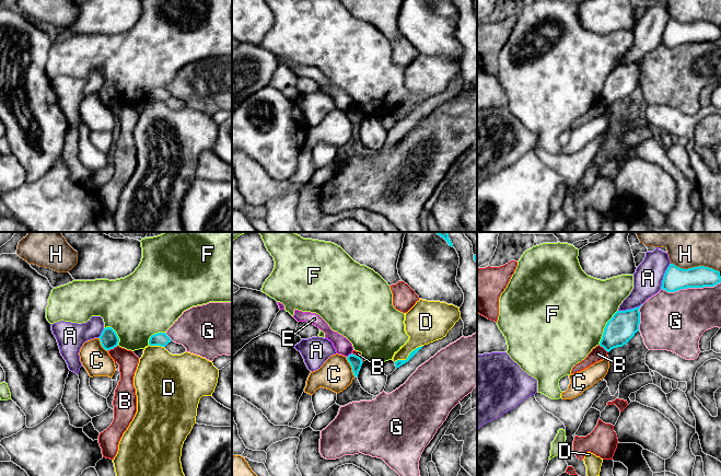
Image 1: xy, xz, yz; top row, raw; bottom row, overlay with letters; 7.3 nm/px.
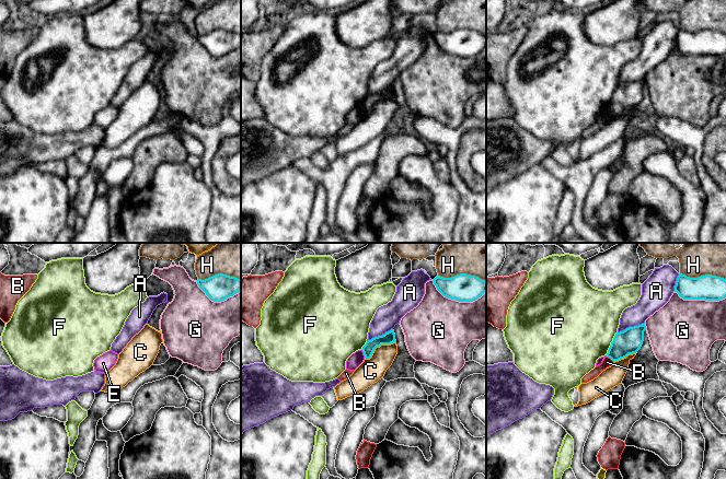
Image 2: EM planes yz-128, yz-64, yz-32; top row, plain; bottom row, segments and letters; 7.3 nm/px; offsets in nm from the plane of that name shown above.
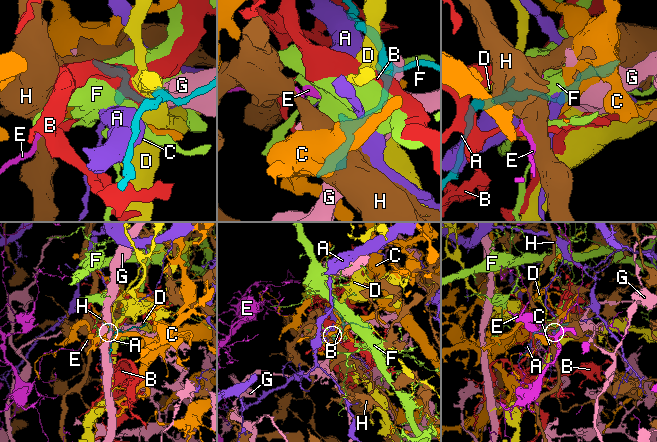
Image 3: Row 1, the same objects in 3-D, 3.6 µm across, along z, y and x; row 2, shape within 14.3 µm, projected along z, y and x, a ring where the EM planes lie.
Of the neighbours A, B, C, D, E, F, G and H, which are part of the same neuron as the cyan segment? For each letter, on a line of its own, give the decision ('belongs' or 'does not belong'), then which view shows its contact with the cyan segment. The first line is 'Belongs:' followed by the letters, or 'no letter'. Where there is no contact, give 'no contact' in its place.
Belongs: no letter
A: does not belong; contact in yz
B: does not belong; contact in xy
C: does not belong; contact in xz
D: does not belong; contact in xz
E: does not belong; contact in xz
F: does not belong; contact in yz
G: does not belong; contact in yz
H: does not belong; contact in yz

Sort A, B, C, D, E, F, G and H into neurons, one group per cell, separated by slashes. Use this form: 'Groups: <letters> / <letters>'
Groups: A / B / C / D / E / F / G / H

